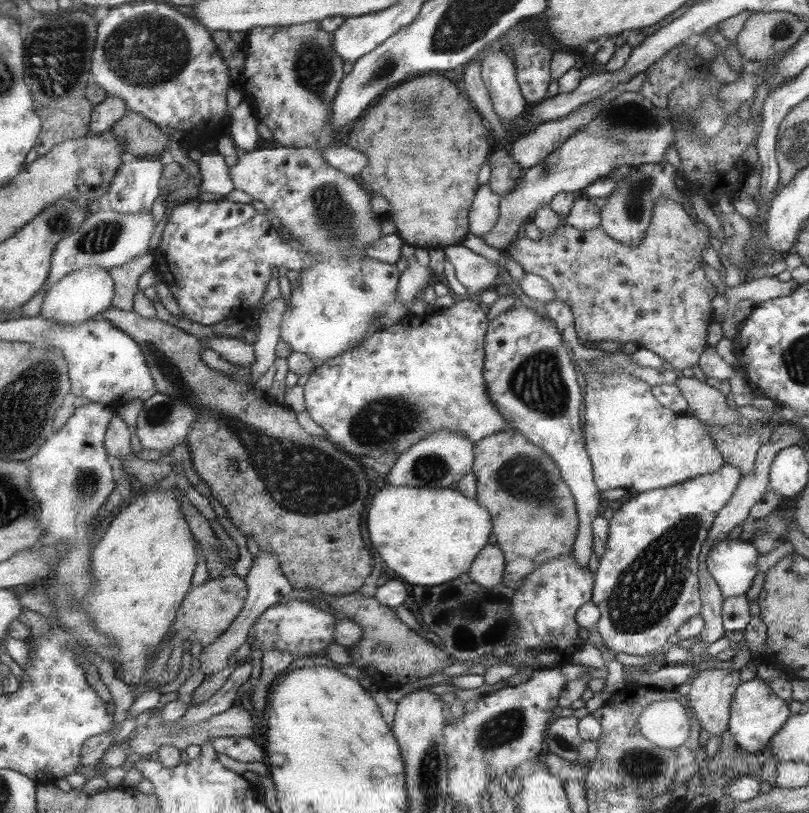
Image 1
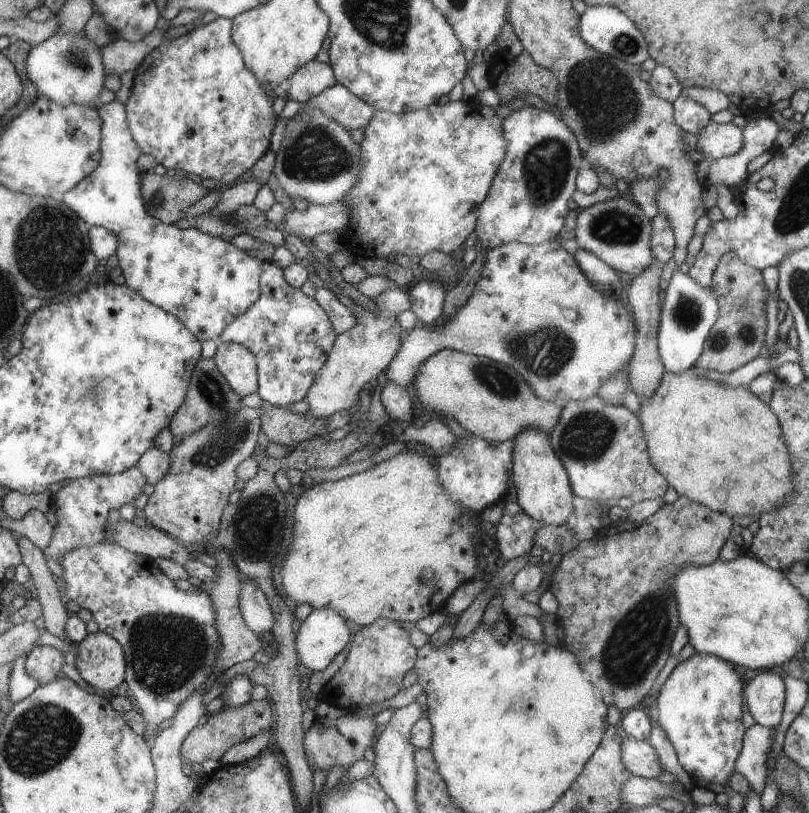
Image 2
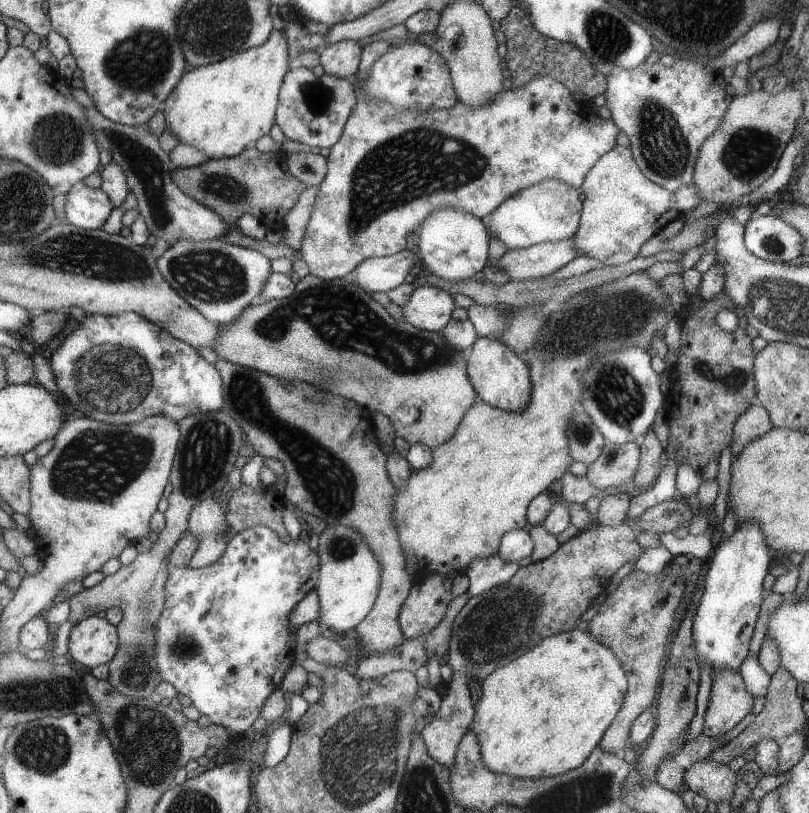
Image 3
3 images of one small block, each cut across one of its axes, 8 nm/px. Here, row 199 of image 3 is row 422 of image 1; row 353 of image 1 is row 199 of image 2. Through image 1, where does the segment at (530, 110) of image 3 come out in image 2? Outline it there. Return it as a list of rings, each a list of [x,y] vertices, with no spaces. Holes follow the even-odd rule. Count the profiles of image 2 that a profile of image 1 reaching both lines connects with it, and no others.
[[[472,98],[465,100],[465,102],[462,99],[448,101],[443,105],[435,102],[411,112],[374,111],[372,120],[369,120],[369,123],[365,124],[365,128],[363,128],[363,140],[361,140],[361,148],[363,148],[363,174],[359,172],[359,178],[353,184],[353,188],[341,198],[345,202],[345,206],[349,208],[349,214],[351,214],[351,222],[341,232],[344,240],[347,241],[349,252],[352,252],[356,257],[379,258],[383,262],[390,263],[395,263],[394,258],[397,256],[416,255],[422,257],[426,252],[431,252],[432,250],[444,253],[457,253],[465,238],[474,230],[480,204],[487,194],[487,188],[491,186],[497,166],[504,159],[505,140],[501,133],[501,127],[503,126],[501,122],[503,122],[503,118],[497,118],[492,109],[478,110]]]

